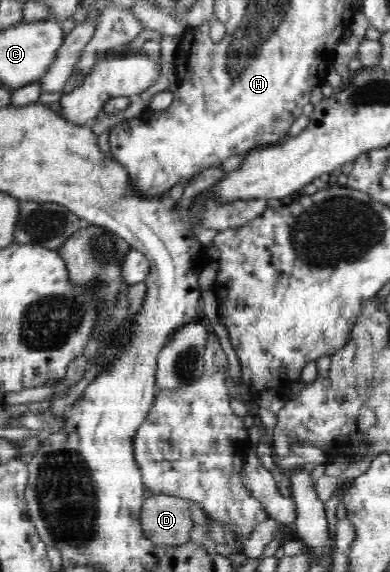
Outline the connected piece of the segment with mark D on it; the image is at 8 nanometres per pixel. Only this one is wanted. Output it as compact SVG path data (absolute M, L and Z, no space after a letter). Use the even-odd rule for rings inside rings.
M152 495L140 510L143 534L154 544L179 546L190 541L194 526L191 503L181 497Z

